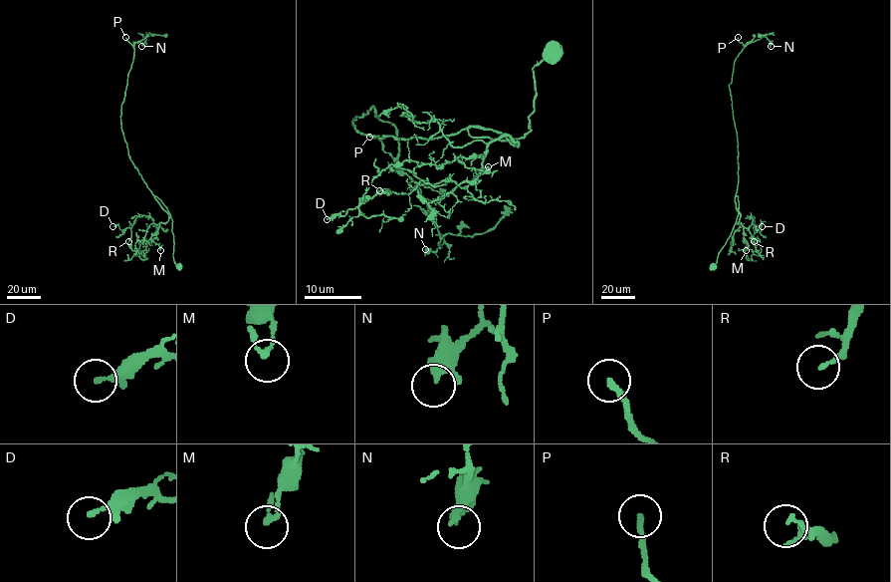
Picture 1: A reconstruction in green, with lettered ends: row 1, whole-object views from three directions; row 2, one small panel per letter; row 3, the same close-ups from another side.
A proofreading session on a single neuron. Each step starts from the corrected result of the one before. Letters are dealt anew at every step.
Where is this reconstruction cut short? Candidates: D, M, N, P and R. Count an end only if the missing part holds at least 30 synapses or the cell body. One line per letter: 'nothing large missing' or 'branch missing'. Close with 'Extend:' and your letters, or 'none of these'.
D: nothing large missing
M: nothing large missing
N: nothing large missing
P: branch missing
R: nothing large missing
Extend: P

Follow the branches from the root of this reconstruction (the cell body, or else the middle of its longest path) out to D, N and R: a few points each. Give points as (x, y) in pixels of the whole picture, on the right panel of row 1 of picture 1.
D: (713, 266), (736, 221), (736, 195), (738, 223), (749, 228), (752, 215), (753, 227), (758, 231), (762, 226)
N: (713, 266), (731, 234), (739, 206), (738, 142), (729, 87), (734, 64), (749, 42), (766, 37), (771, 46)
R: (713, 266), (736, 221), (736, 195), (738, 223), (749, 228), (751, 216), (754, 217), (754, 241)

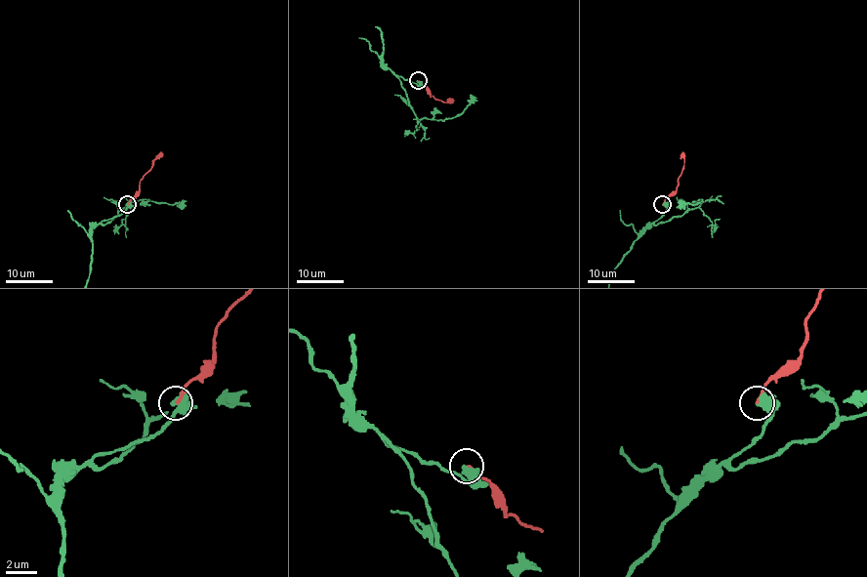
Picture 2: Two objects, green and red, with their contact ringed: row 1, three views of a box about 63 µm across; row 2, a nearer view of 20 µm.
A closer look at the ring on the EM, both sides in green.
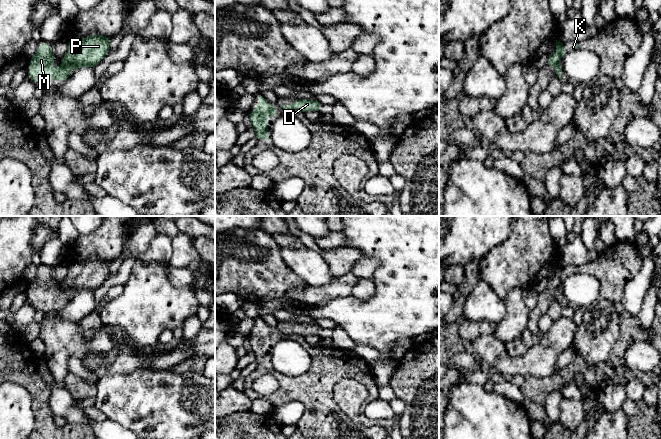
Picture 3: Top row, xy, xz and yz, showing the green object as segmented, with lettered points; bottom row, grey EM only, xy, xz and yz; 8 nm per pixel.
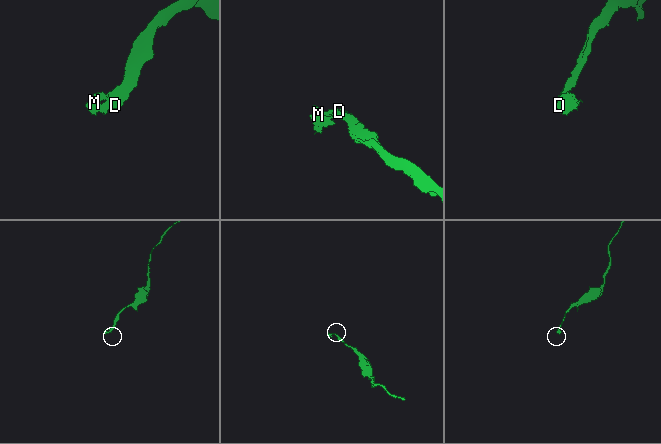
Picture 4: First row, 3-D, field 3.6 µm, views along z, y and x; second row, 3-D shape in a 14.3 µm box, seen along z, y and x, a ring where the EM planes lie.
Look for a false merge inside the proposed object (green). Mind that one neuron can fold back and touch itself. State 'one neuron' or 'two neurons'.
two neurons

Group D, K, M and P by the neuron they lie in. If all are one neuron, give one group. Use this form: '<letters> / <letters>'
D P / K M

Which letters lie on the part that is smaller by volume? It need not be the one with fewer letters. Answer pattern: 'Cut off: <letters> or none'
Cut off: K, M

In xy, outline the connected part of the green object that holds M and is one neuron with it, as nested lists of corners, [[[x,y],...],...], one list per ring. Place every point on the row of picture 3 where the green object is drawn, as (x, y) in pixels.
[[[43,41],[28,63],[31,70],[27,71],[27,75],[35,82],[35,85],[37,85],[38,82],[48,79],[56,79],[58,81],[67,80],[73,67],[61,66],[57,70],[54,70],[52,68],[54,61],[55,58],[49,44]]]

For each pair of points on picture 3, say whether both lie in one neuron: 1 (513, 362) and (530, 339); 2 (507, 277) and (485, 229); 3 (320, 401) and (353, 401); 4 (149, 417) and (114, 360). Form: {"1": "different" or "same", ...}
{"1": "different", "2": "different", "3": "different", "4": "different"}

